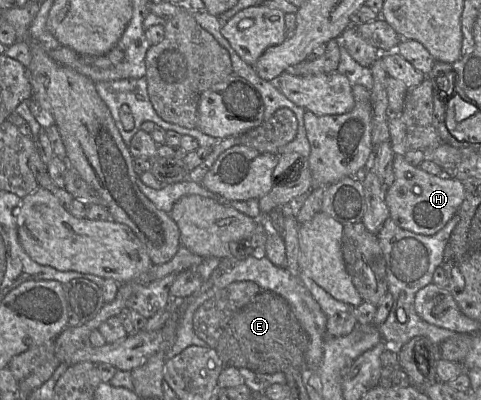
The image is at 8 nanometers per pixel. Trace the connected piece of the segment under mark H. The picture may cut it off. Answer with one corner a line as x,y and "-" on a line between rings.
395,154
393,159
394,181
388,187
385,203
389,217
399,227
422,235
434,235
456,214
464,200
464,186
461,180
448,176
431,175
418,166
412,166
405,160
405,155

